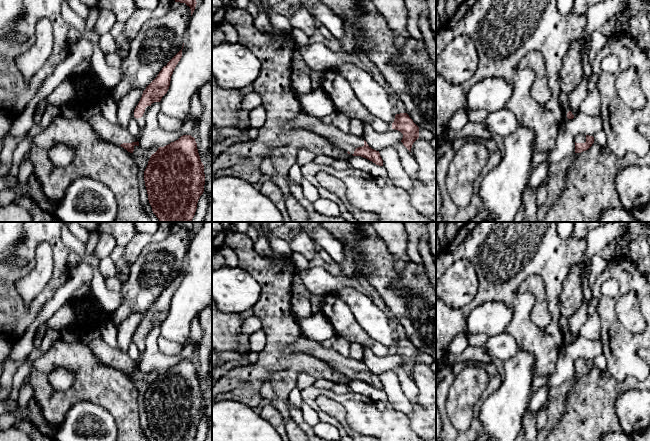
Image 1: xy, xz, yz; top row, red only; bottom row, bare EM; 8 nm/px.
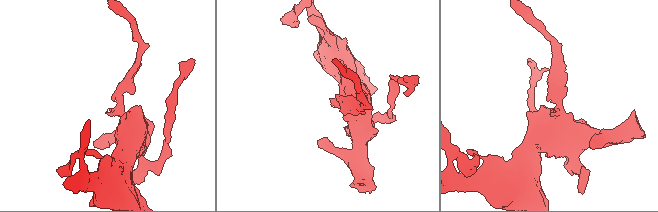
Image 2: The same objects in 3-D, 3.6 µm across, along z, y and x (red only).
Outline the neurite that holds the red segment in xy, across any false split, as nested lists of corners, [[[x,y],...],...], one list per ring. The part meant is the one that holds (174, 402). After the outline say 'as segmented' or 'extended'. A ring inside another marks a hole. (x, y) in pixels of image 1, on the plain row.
[[[183,359],[159,371],[148,385],[144,405],[156,441],[194,441],[205,409],[195,362]]] | as segmented

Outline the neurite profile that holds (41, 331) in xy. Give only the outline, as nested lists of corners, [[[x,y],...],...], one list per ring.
[[[46,323],[42,324],[37,332],[36,332],[36,335],[35,335],[35,338],[34,338],[34,347],[39,347],[41,345],[41,342],[42,342],[42,339],[47,331],[48,327],[46,325]]]

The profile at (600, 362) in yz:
[[[603,354],[594,358],[593,361],[594,361],[595,367],[597,367],[601,371],[606,371],[607,362],[606,362],[606,358]]]

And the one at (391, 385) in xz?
[[[388,370],[379,374],[379,377],[393,409],[407,416],[411,414],[412,402],[405,396],[396,372]]]

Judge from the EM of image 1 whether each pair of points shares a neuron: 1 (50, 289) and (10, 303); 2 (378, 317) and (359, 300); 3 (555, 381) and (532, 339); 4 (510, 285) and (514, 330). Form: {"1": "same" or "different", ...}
{"1": "same", "2": "same", "3": "different", "4": "same"}

